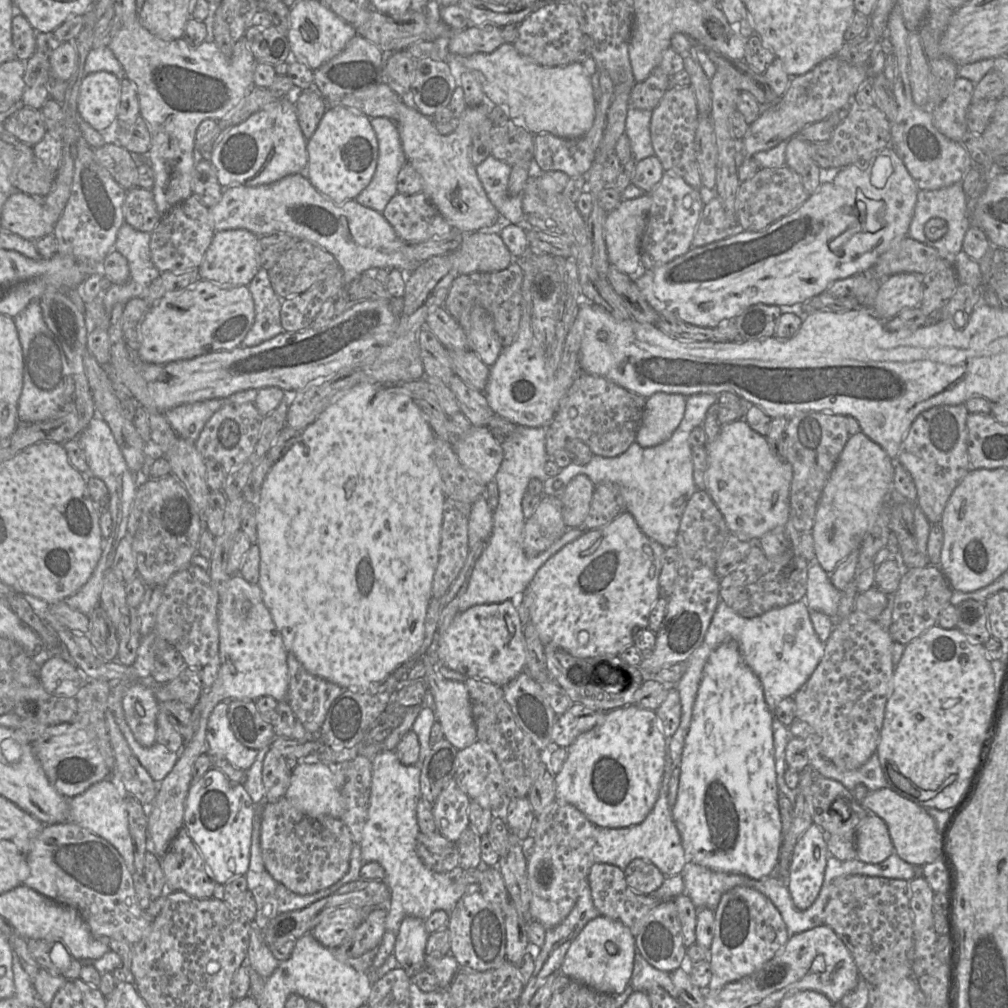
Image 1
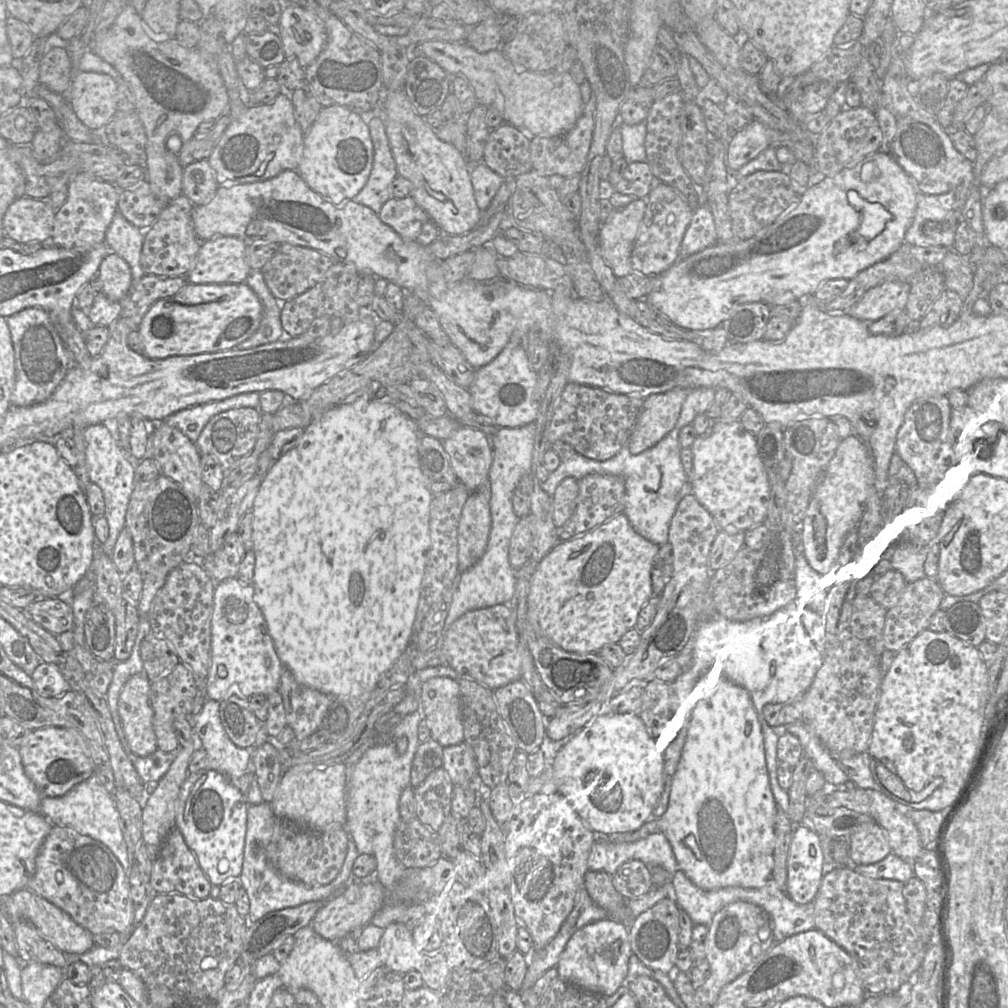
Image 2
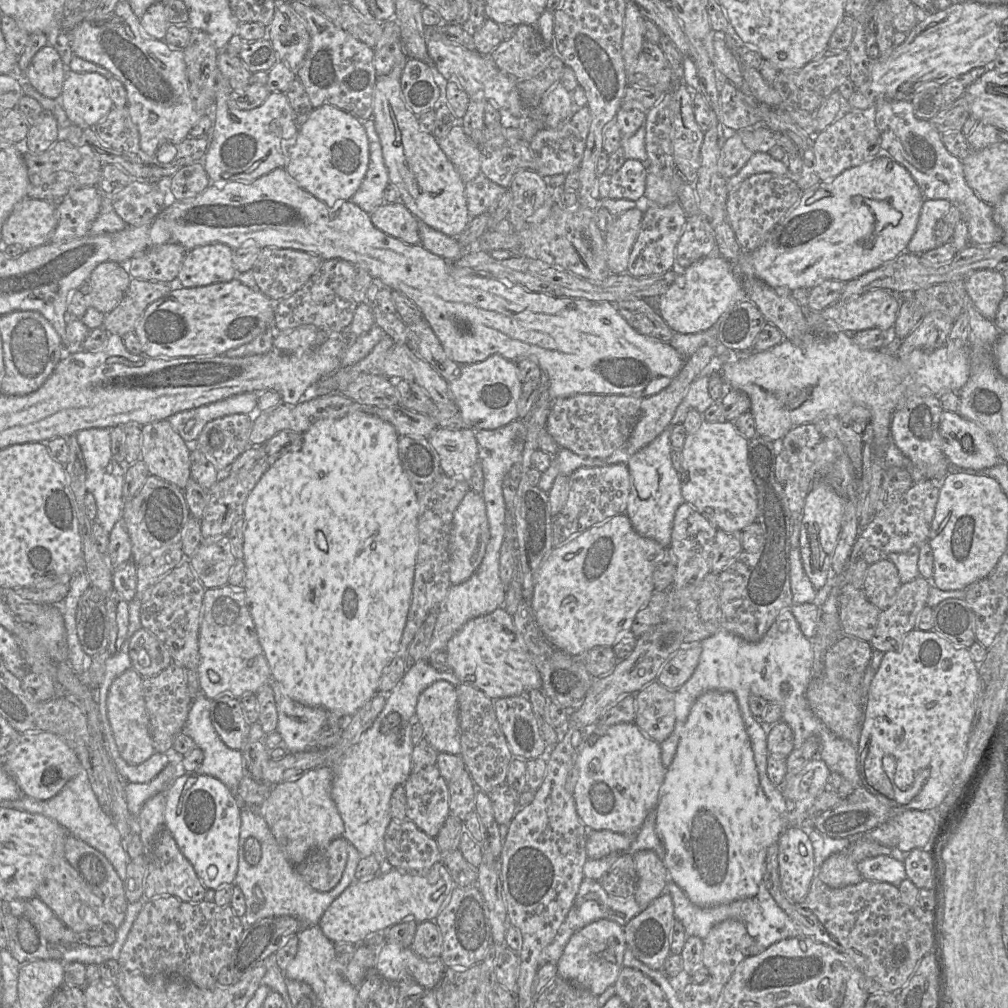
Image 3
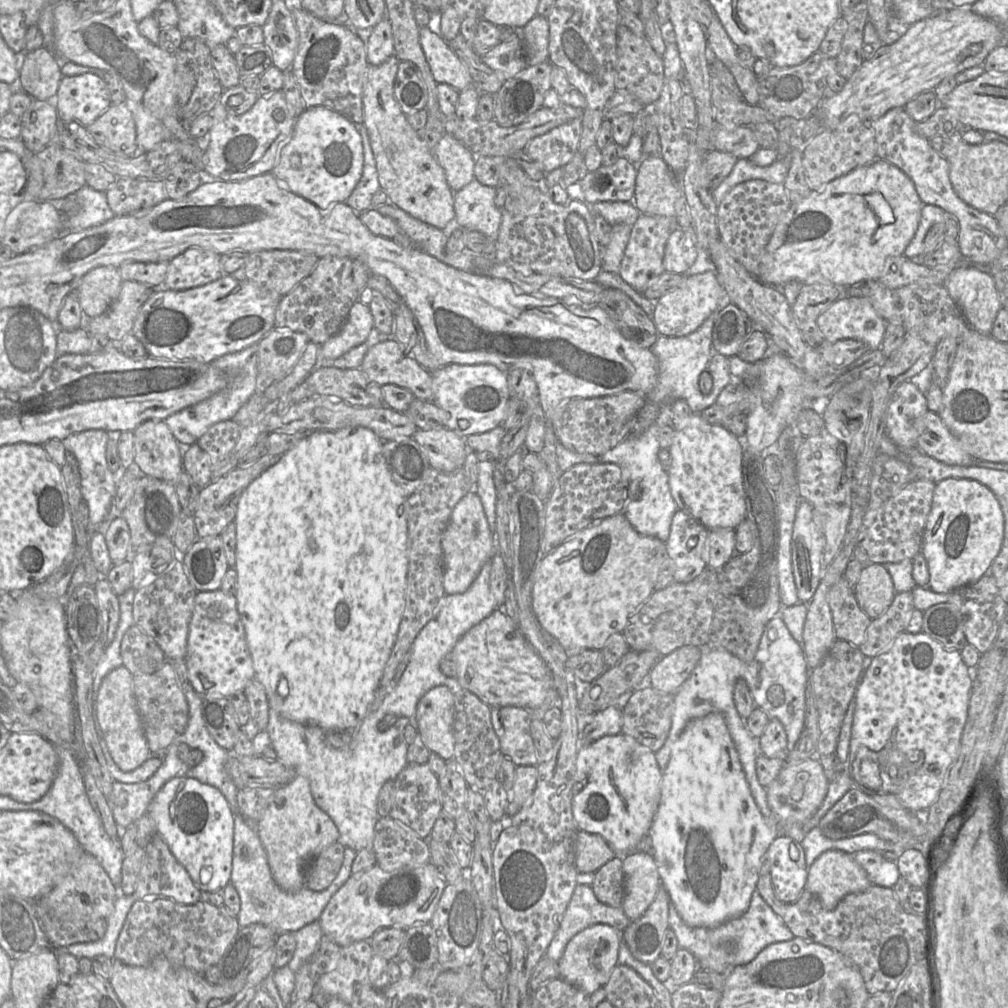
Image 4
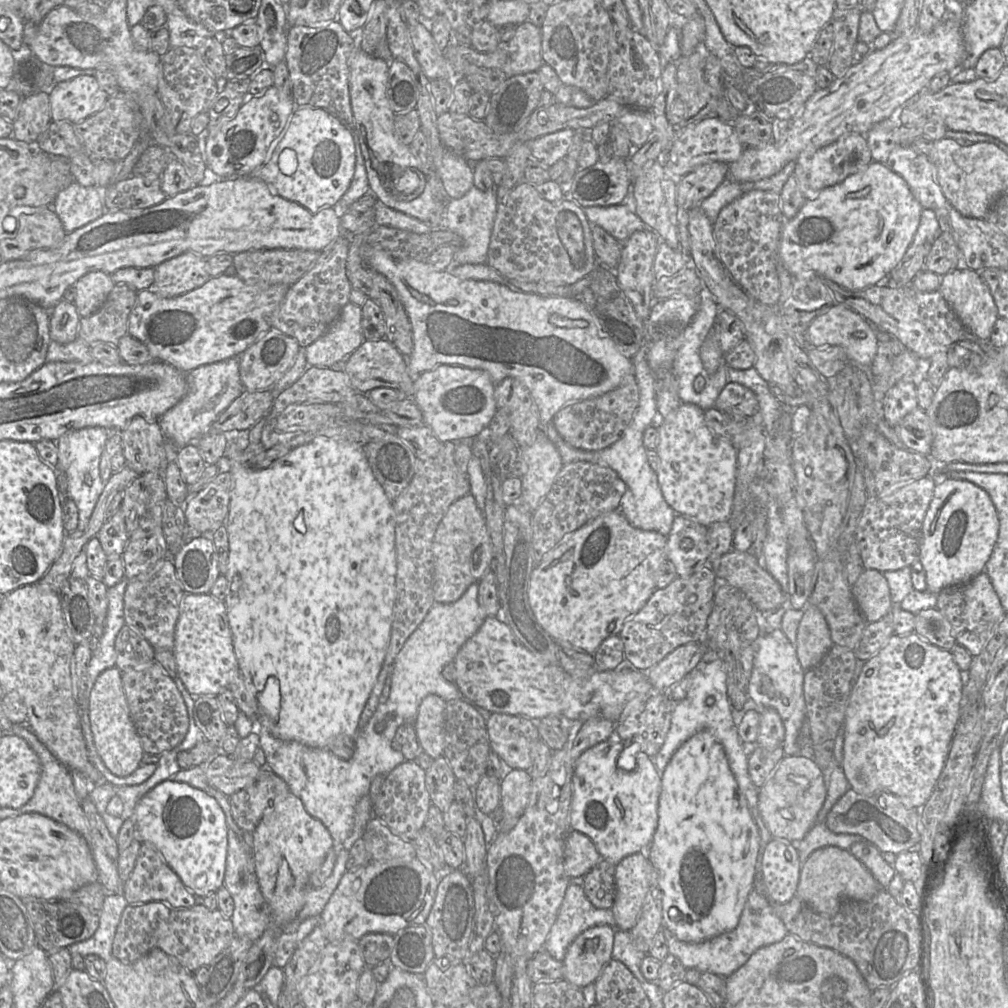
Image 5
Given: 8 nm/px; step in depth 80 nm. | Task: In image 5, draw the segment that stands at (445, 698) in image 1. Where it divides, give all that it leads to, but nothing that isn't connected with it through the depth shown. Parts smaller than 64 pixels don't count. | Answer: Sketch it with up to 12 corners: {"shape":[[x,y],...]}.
{"shape":[[426,696],[415,731],[424,753],[444,756],[447,702]]}

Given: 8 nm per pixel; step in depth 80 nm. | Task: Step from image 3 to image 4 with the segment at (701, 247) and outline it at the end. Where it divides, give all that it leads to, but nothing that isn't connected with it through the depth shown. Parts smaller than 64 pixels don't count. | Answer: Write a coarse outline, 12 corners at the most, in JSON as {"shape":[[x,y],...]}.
{"shape":[[677,227],[665,246],[666,272],[688,274],[699,249],[692,230]]}

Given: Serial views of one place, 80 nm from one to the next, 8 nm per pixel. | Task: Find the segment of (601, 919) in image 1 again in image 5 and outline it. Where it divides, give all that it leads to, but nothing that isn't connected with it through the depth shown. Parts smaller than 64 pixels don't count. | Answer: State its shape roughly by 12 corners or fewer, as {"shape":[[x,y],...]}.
{"shape":[[615,929],[579,934],[562,961],[563,978],[580,989],[612,959]]}

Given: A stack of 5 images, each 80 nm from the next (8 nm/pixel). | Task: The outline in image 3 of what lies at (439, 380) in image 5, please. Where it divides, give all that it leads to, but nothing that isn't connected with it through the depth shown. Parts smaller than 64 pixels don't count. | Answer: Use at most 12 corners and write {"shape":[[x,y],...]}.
{"shape":[[515,361],[462,365],[449,387],[469,429],[518,420]]}

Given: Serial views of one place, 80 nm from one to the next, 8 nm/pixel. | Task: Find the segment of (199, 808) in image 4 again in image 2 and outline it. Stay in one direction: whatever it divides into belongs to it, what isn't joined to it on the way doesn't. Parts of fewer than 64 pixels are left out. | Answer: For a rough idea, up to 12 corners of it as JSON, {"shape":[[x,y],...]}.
{"shape":[[214,770],[181,786],[175,828],[213,886],[239,879],[246,796]]}

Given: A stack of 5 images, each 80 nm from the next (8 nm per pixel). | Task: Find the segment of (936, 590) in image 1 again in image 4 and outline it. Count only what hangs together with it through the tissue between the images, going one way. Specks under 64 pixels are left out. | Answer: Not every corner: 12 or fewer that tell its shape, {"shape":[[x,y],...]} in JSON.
{"shape":[[912,591],[896,593],[873,619],[859,646],[874,657],[905,631],[914,609]]}

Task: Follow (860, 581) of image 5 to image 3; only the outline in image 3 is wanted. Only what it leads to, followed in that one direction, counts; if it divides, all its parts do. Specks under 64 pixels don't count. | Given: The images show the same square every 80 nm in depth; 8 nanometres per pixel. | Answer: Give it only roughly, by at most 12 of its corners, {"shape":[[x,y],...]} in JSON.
{"shape":[[887,559],[869,565],[862,589],[883,611],[900,585]]}

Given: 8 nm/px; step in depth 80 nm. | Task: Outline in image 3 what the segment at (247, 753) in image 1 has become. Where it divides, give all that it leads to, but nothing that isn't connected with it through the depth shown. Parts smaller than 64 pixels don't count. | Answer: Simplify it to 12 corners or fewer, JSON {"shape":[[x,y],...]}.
{"shape":[[204,694],[192,701],[182,731],[204,754],[195,773],[220,780],[237,797],[247,774],[227,747]]}

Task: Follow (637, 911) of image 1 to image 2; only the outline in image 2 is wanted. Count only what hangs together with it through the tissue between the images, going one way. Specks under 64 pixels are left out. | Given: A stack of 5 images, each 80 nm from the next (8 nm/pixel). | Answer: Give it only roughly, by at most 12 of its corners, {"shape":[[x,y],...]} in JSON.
{"shape":[[588,870],[584,885],[598,906],[628,927],[636,916],[613,874]]}

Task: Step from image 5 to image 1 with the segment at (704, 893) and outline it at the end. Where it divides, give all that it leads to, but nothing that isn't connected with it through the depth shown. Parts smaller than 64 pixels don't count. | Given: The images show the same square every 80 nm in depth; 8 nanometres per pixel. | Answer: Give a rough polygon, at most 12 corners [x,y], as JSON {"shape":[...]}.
{"shape":[[733,641],[671,807],[688,861],[756,880],[783,835],[773,721]]}

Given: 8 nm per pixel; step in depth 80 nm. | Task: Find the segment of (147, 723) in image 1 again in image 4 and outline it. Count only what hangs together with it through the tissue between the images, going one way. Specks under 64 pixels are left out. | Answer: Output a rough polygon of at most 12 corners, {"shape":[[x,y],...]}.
{"shape":[[124,666],[102,680],[95,720],[123,772],[150,758]]}

